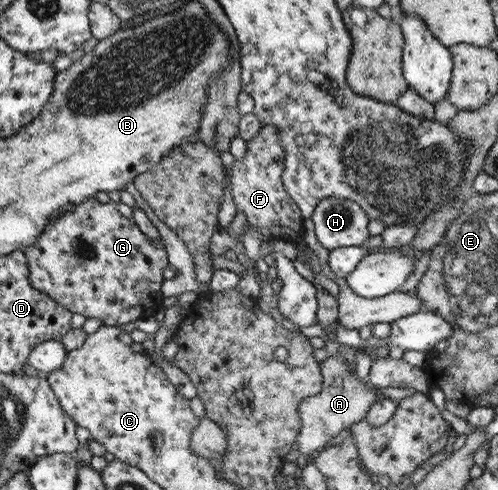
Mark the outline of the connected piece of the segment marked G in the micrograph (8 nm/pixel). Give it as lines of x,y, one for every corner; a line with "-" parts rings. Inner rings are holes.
86,197
80,203
75,204
70,210
62,213
57,219
52,219
50,223
46,223
46,227
42,229
42,233
38,234
34,243
28,248
23,249
27,266
28,266
28,280
32,288
38,289
40,292
49,296
54,302
62,305
66,310
71,313
82,314
84,318
98,318
102,325
106,326
123,326
127,322
133,322
137,318
141,317
140,313
150,316
154,310
158,310
161,304
160,284
162,284
162,270
168,265
166,259
166,251
164,251
163,242
160,240
158,243
150,241
142,231
138,228
138,225
133,219
125,218
116,211
114,202
100,203
94,199
94,197

